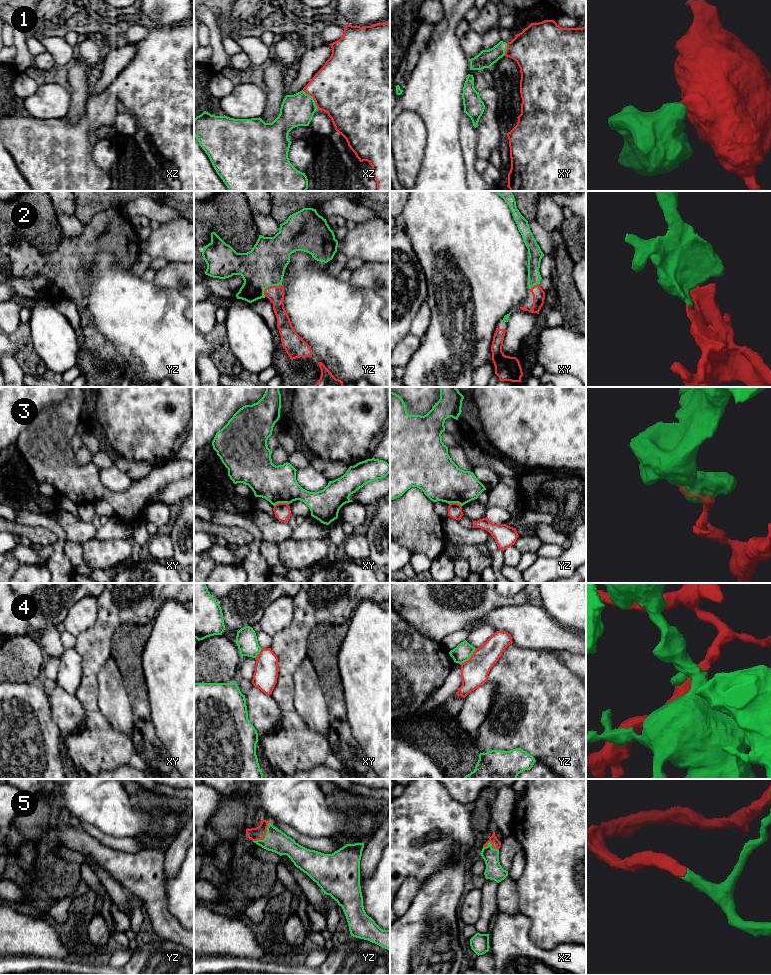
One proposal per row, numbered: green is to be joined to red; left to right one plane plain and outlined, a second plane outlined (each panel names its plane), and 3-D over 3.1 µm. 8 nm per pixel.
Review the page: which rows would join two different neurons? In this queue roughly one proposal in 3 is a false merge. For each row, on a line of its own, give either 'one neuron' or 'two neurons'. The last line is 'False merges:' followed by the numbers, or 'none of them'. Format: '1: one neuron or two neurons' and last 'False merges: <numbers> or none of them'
1: one neuron
2: one neuron
3: two neurons
4: two neurons
5: one neuron
False merges: 3, 4

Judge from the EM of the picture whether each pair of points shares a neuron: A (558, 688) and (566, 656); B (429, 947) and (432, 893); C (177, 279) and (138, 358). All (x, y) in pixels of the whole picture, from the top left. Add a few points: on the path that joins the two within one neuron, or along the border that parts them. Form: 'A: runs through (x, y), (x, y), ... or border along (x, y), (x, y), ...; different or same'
A: border along (545, 649), (554, 652), (575, 675); different
B: runs through (429, 934), (432, 906); same
C: border along (153, 281), (160, 288), (173, 288), (183, 295); different

